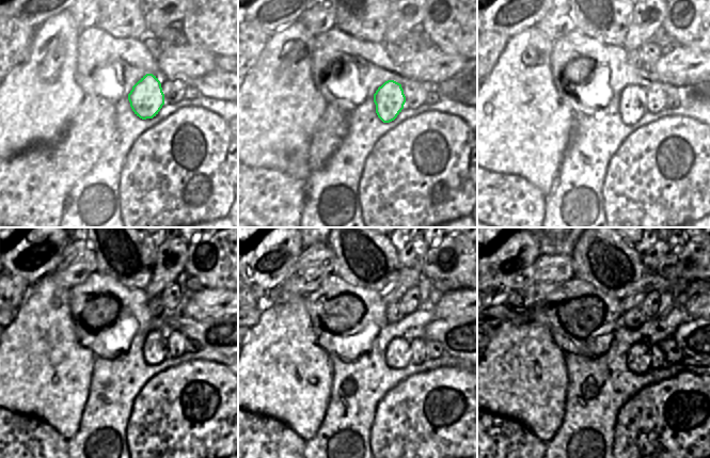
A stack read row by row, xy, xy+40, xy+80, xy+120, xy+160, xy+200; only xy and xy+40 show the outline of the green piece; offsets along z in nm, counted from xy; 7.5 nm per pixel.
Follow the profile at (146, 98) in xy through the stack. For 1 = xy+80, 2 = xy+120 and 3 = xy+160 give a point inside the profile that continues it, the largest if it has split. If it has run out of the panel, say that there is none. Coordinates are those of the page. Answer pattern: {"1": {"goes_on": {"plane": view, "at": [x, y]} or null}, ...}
{"1": {"goes_on": {"plane": "xy+80", "at": [633, 100]}}, "2": {"goes_on": {"plane": "xy+120", "at": [155, 348]}}, "3": {"goes_on": {"plane": "xy+160", "at": [398, 354]}}}

